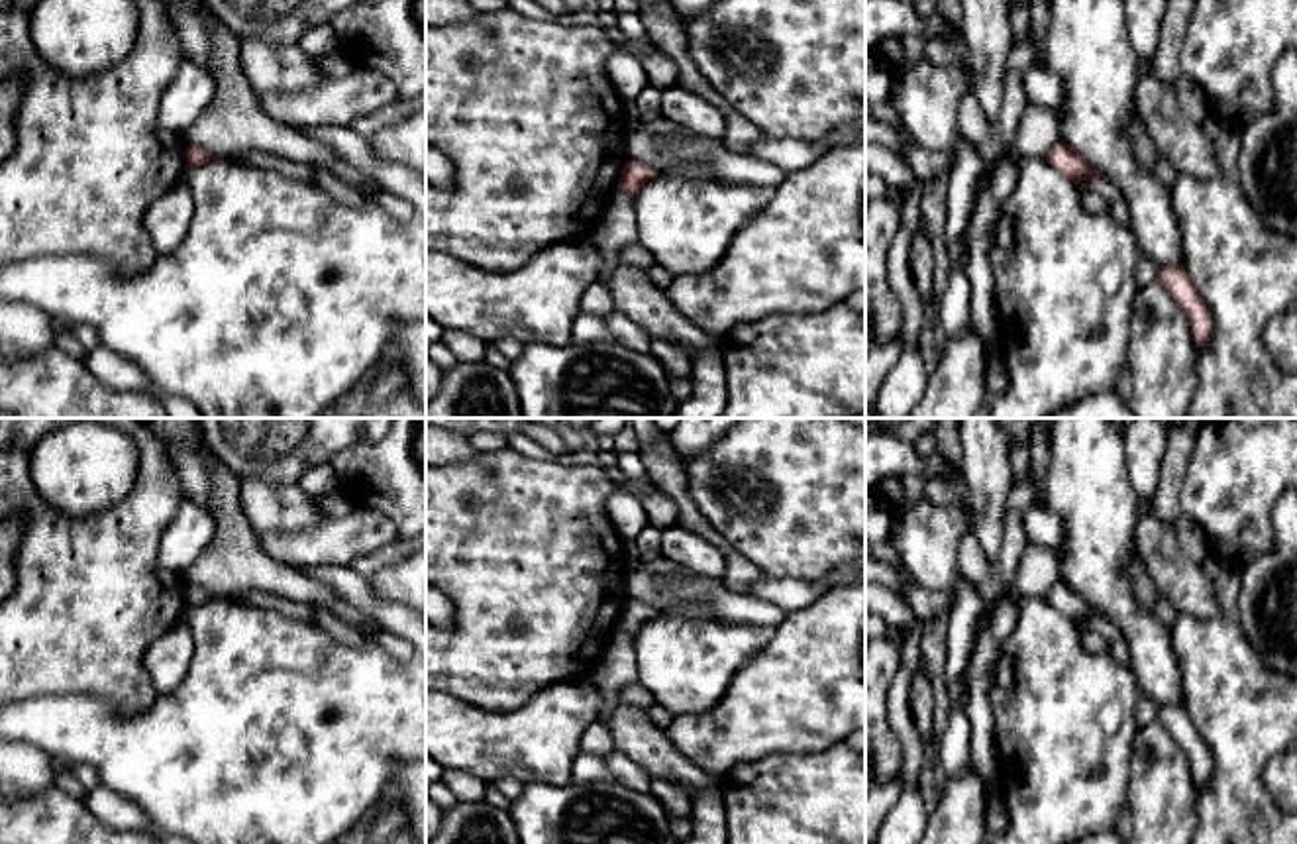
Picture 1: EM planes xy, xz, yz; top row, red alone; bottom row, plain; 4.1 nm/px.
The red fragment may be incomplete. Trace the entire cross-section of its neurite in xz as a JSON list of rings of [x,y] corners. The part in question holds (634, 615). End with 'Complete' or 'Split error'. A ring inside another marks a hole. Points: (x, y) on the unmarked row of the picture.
[[[626,601],[618,618],[618,626],[634,640],[642,626],[657,614],[659,612],[646,603]]]. Complete

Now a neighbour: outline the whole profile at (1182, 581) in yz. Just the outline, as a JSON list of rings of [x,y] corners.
[[[1140,501],[1134,548],[1160,595],[1179,614],[1213,618],[1220,614],[1215,587],[1199,563],[1179,548],[1175,528],[1154,514],[1152,501]]]

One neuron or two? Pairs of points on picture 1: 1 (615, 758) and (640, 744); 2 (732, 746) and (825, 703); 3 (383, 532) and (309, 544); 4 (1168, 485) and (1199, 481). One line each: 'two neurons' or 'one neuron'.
1: two neurons
2: one neuron
3: one neuron
4: two neurons

